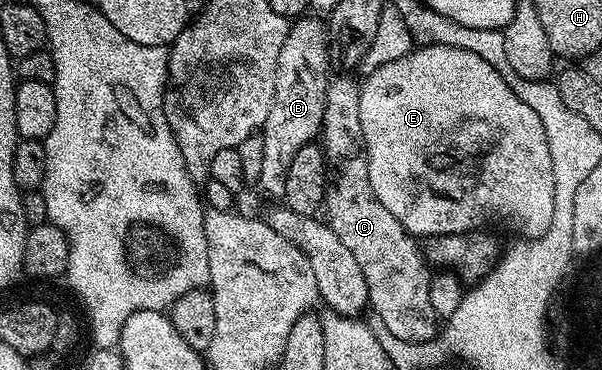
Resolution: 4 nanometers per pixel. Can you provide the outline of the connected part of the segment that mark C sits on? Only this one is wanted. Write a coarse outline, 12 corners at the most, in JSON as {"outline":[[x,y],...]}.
{"outline":[[331,78],[325,222],[393,335],[440,331],[419,240],[368,181],[360,83]]}

